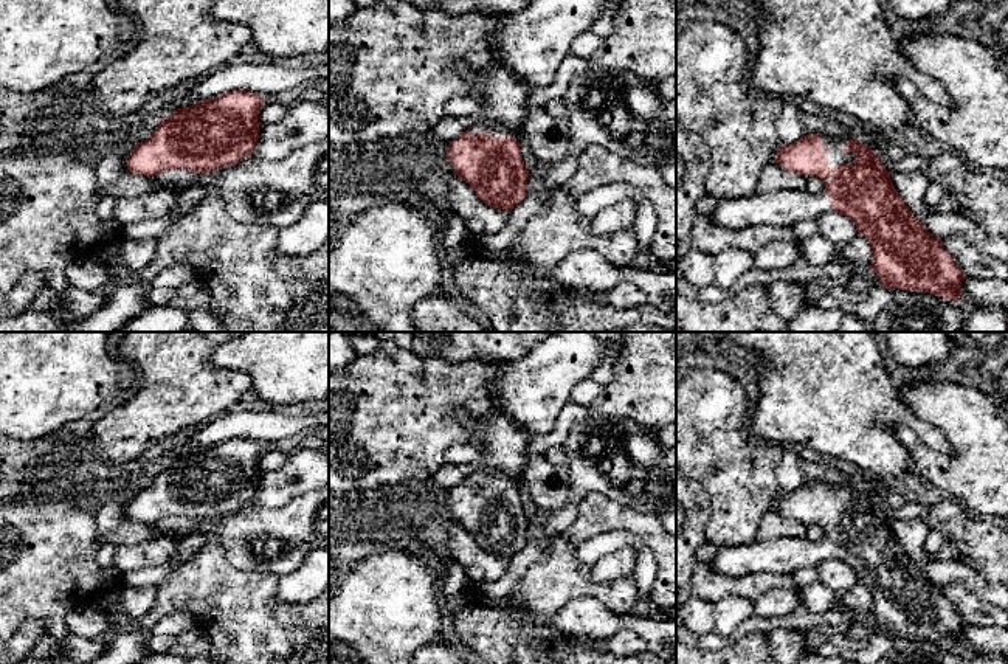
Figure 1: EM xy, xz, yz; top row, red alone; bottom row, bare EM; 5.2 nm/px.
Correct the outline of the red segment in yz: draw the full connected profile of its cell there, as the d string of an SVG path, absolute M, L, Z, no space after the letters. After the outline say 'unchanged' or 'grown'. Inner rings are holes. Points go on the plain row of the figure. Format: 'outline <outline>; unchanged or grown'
outline M811 481L789 493L780 493L775 509L785 518L819 524L823 537L816 541L782 538L723 548L713 560L715 571L726 577L755 572L792 574L800 568L819 568L823 562L834 559L847 563L854 571L858 582L870 590L873 600L870 617L882 635L927 639L954 650L965 644L961 639L961 628L966 624L963 616L951 605L941 586L930 582L912 562L896 540L890 520L868 492L862 492L858 486L836 489L827 482Z; grown

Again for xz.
outline M492 403L482 417L487 425L484 444L479 447L478 456L482 467L468 473L461 484L448 492L447 509L454 515L456 523L468 531L485 552L512 559L527 545L530 521L515 484L527 459L526 447L530 436L529 430L499 403Z; grown

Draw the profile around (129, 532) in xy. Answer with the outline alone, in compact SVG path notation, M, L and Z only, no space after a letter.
M129 520L107 534L98 534L98 546L109 543L115 543L118 546L135 545L144 540L154 540L161 537L164 535L158 532L155 524Z

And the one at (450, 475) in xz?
M479 459L470 462L470 464L445 464L433 478L434 486L448 495L448 492L461 484L471 472L482 467L482 462Z

